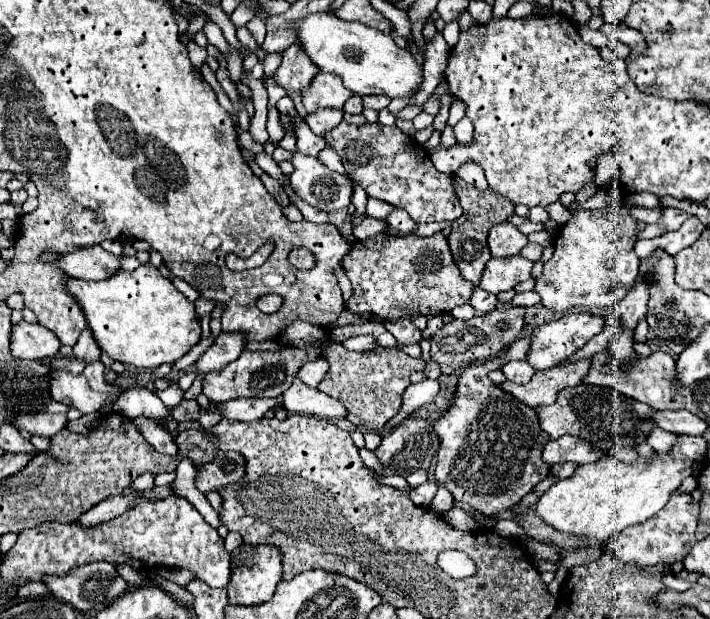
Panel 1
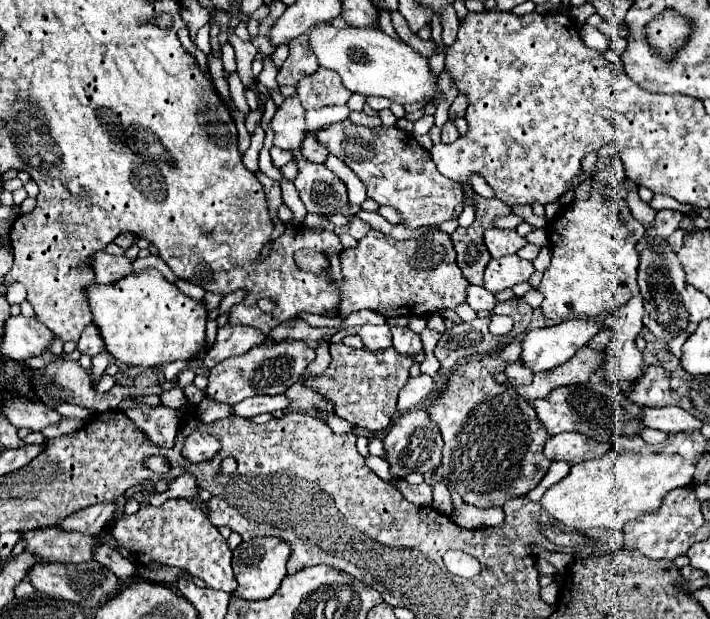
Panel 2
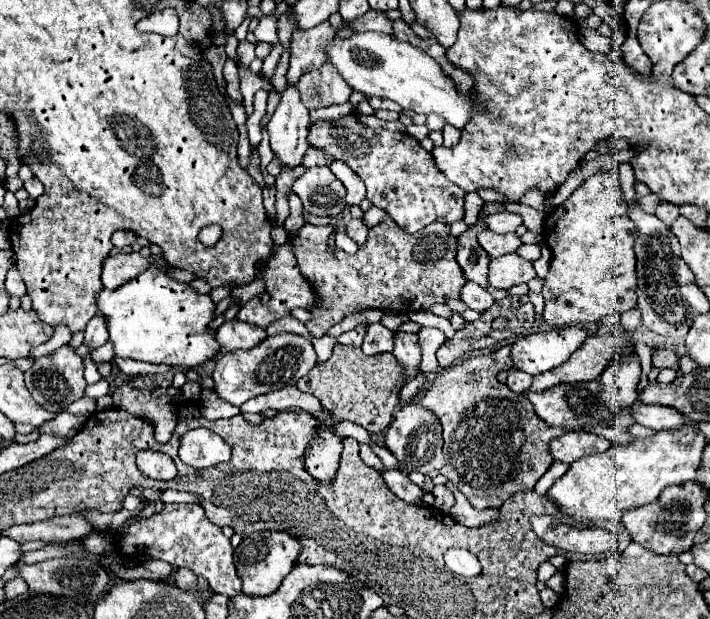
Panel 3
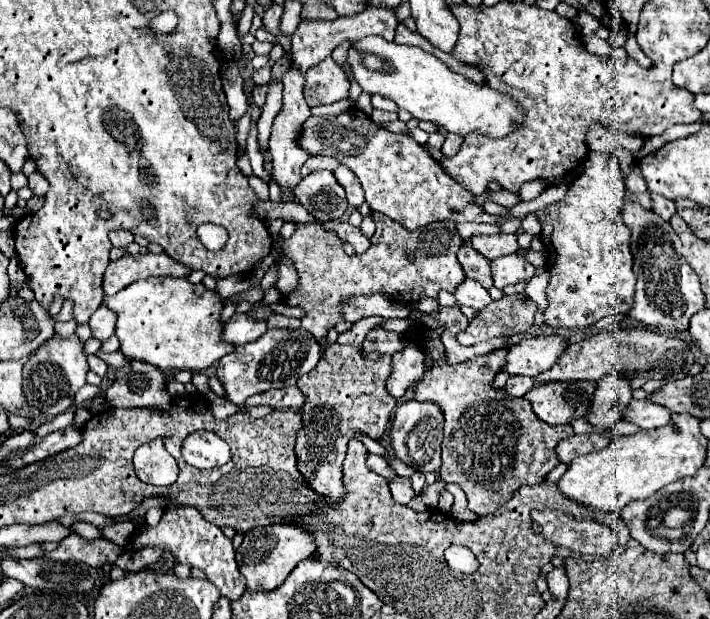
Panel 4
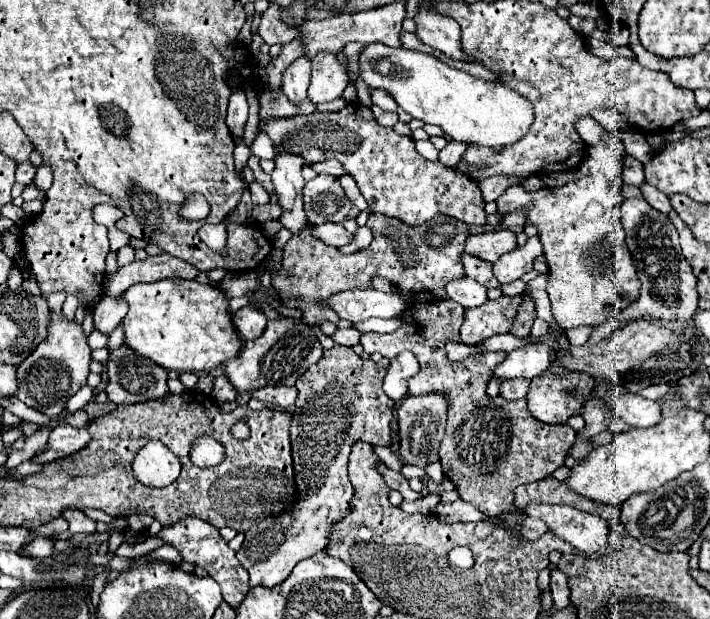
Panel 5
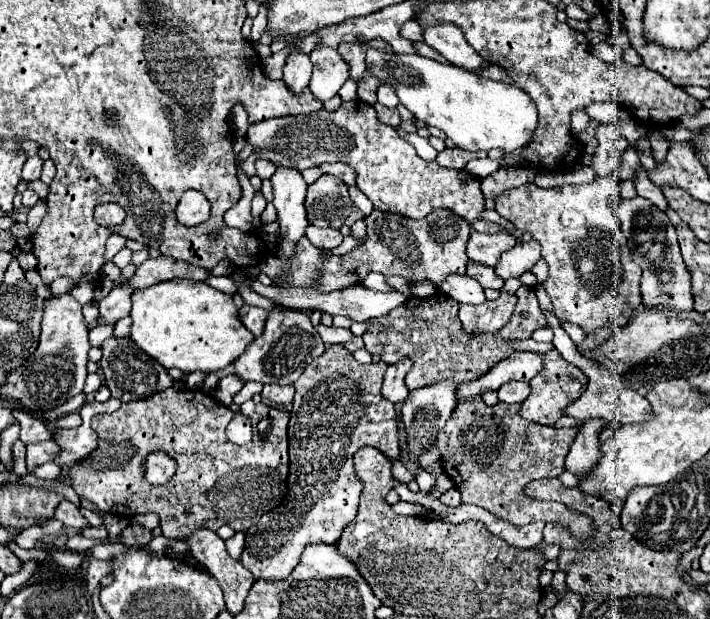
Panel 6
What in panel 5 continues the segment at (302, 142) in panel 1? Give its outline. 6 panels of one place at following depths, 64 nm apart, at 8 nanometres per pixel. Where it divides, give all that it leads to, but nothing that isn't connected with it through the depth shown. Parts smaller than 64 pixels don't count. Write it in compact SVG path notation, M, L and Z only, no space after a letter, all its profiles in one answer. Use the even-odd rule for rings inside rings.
M322 160L322 162L316 162L316 164L312 164L312 170L324 172L324 174L332 174L332 176L346 174L346 170L342 168L342 164L338 160Z

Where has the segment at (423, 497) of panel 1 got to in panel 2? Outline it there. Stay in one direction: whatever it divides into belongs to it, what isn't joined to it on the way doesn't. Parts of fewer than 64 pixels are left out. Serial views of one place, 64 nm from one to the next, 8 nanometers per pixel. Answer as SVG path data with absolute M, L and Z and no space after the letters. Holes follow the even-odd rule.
M400 480L396 488L402 492L402 496L408 502L412 502L416 506L430 506L430 500L432 500L432 484L426 484L424 482L420 486L410 486L406 480Z

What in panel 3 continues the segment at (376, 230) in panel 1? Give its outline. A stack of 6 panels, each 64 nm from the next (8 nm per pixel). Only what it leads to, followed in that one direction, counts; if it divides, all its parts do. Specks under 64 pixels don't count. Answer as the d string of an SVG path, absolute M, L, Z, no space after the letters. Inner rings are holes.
M352 218L352 220L348 222L348 226L346 226L346 232L348 232L348 236L350 236L354 242L358 242L358 246L360 246L360 244L364 244L364 240L366 240L366 236L368 236L368 226L366 226L360 218Z

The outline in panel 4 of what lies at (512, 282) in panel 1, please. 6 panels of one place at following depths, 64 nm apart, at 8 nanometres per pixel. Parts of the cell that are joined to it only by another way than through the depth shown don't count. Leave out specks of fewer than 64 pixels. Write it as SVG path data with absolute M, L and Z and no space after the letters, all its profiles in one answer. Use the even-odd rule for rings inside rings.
M518 252L492 260L492 280L494 280L494 286L500 290L510 284L528 282L534 276L534 272L536 268Z

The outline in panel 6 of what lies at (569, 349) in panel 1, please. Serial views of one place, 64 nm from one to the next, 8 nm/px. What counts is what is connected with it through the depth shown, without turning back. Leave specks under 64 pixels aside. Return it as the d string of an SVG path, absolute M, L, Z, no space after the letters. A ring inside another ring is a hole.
M514 352L510 358L498 362L486 376L480 380L458 386L456 396L468 398L476 394L484 394L486 390L498 390L502 384L510 380L532 380L544 368L544 354L538 352Z

